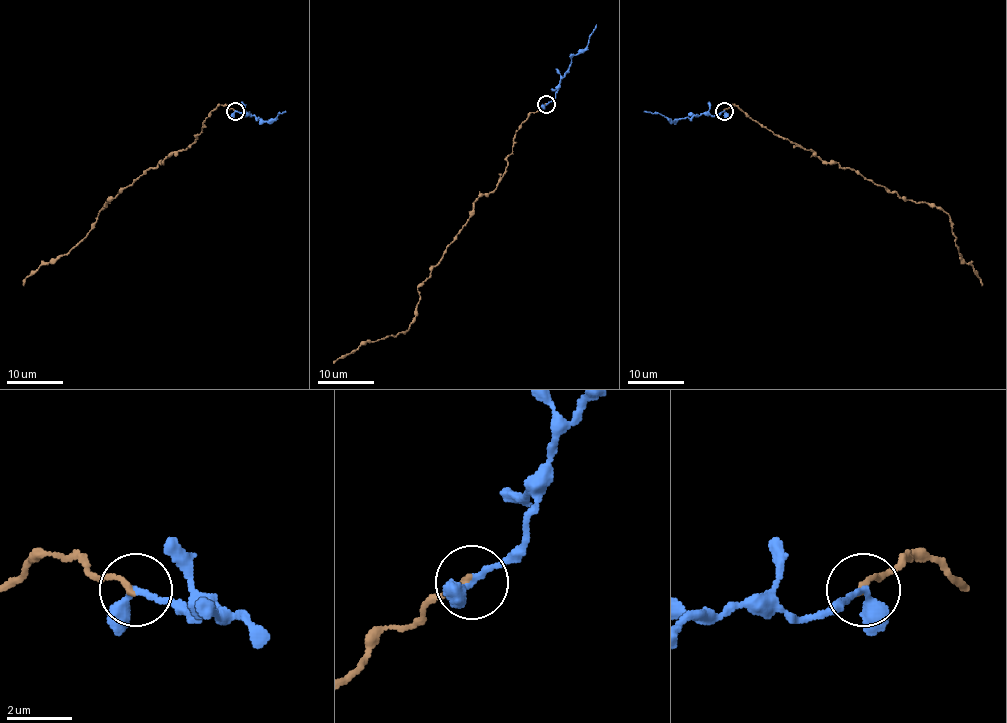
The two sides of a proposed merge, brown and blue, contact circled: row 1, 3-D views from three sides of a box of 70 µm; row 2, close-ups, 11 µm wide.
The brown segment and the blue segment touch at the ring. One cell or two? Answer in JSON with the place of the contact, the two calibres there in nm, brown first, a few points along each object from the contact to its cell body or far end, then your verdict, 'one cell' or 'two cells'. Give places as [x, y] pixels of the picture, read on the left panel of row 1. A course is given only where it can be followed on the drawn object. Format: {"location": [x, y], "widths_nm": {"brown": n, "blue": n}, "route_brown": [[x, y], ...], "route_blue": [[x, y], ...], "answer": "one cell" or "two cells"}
{"location": [235, 111], "widths_nm": {"brown": 180, "blue": 280}, "route_brown": [[236, 112], [224, 105], [213, 109], [185, 150], [174, 151], [108, 199], [85, 237], [39, 267], [23, 285]], "route_blue": [[236, 110], [272, 120], [278, 113], [285, 112]], "answer": "one cell"}

